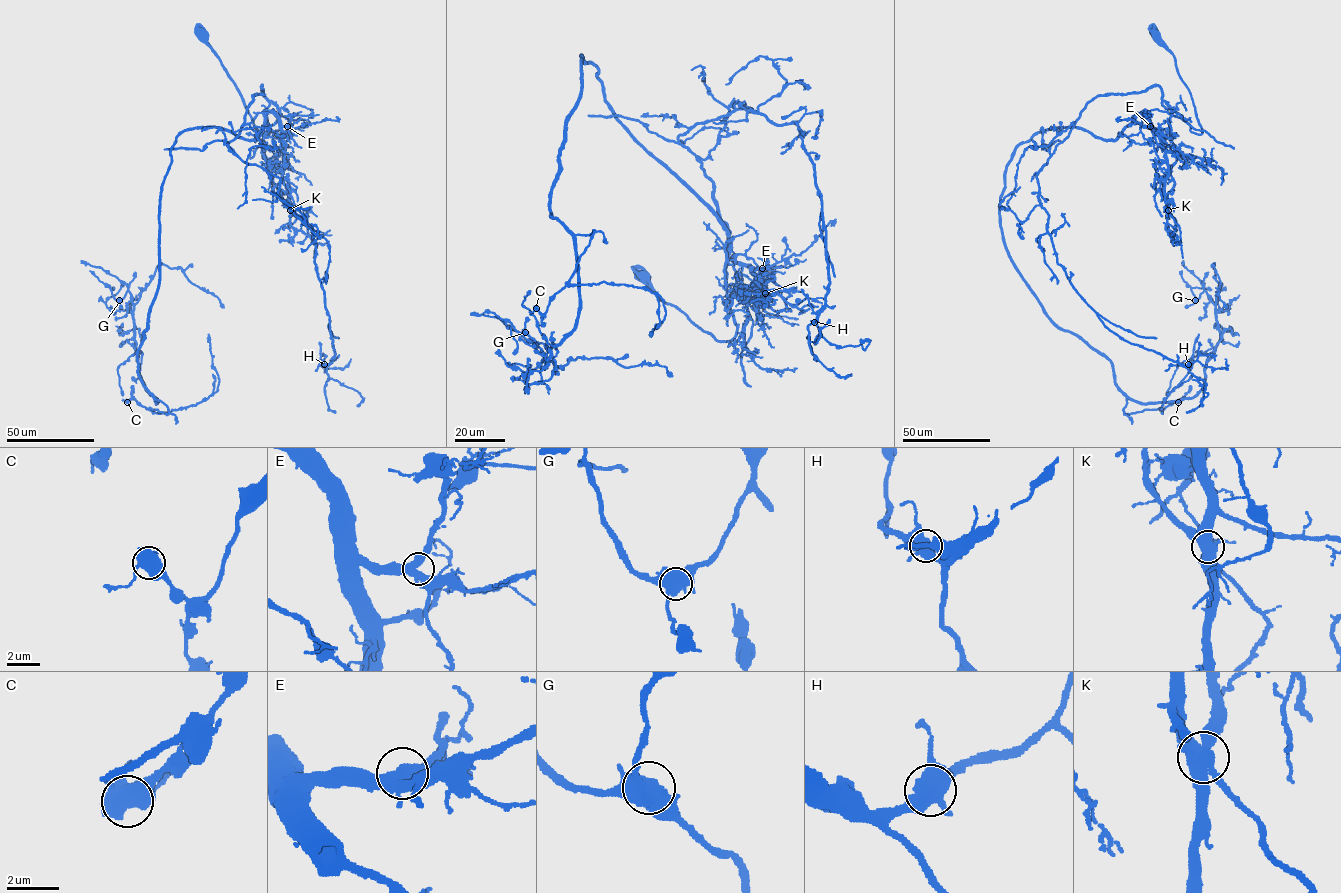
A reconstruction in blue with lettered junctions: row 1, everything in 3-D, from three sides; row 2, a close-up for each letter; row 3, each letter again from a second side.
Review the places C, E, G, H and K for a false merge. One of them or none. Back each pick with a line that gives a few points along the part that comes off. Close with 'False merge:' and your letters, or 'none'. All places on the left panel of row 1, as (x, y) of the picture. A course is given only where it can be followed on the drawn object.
K: (290, 210), (262, 152), (279, 109), (262, 86), (228, 145), (276, 176), (310, 228), (326, 373), (357, 405)
False merge: K

